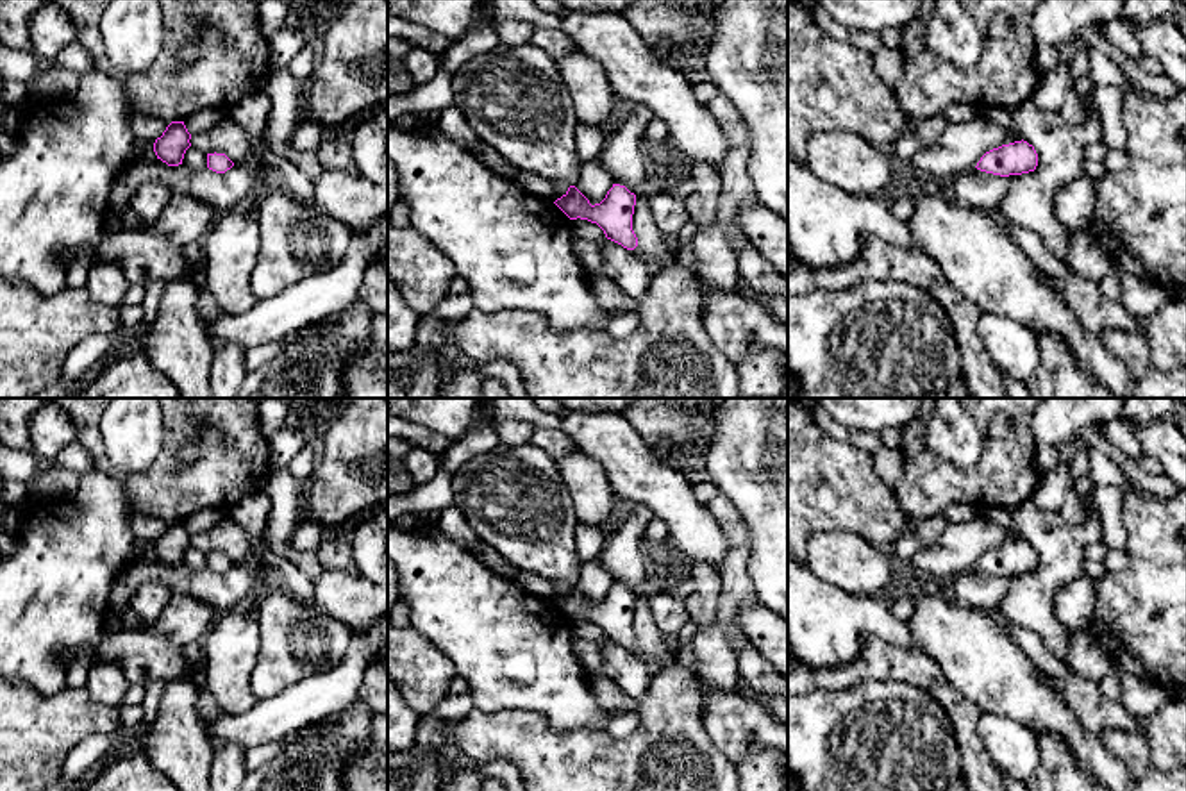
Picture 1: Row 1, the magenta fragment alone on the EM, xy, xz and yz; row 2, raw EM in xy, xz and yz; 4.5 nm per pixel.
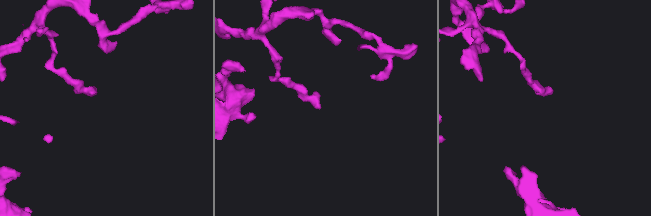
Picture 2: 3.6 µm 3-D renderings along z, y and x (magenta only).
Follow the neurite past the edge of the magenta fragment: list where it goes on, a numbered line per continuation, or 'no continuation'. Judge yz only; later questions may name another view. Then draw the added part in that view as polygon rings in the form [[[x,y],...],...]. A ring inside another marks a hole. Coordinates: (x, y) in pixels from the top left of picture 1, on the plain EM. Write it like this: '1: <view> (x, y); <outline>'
no continuation

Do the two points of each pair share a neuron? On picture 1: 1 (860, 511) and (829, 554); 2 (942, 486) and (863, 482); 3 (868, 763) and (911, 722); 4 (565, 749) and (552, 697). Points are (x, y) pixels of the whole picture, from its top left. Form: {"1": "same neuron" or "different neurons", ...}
{"1": "different neurons", "2": "different neurons", "3": "same neuron", "4": "different neurons"}

